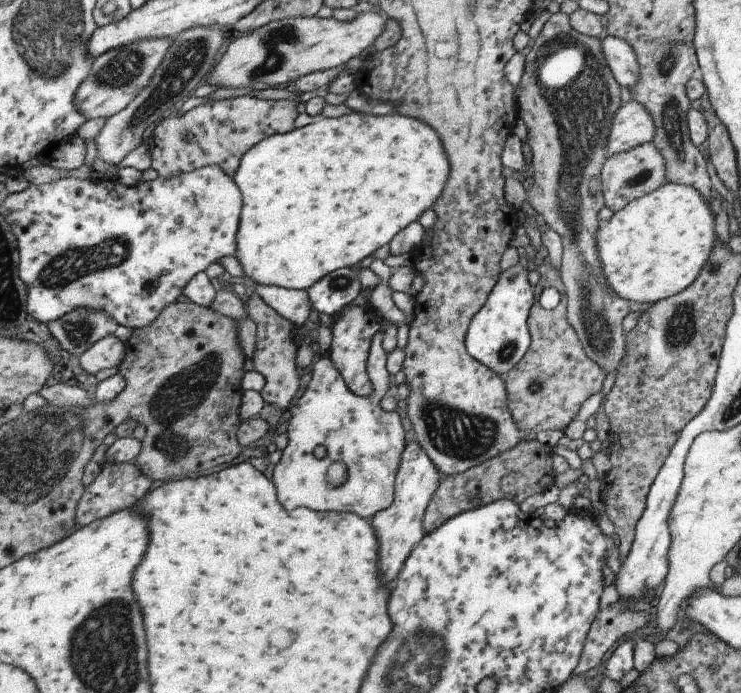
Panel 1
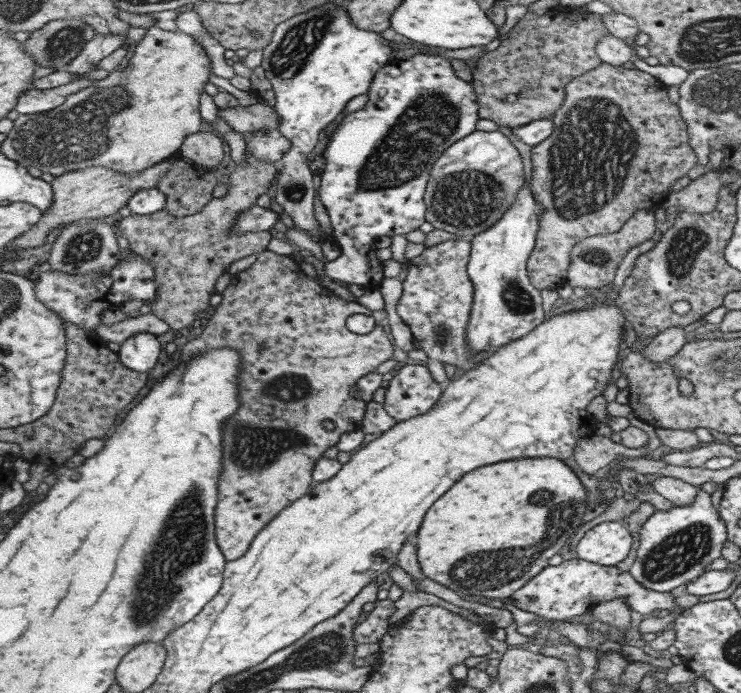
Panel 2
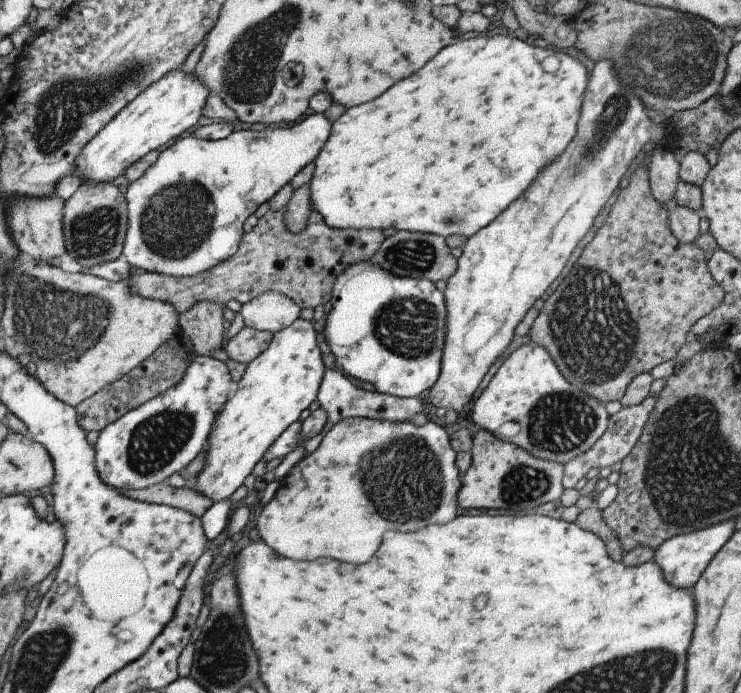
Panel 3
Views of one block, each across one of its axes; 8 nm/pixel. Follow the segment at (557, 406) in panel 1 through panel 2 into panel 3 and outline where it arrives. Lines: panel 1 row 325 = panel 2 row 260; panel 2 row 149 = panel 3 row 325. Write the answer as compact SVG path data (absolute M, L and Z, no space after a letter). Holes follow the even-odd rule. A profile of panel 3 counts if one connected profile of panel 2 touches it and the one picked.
M646 157L637 168L634 168L634 172L627 176L627 187L615 192L615 195L612 197L613 204L609 207L609 213L604 219L603 224L594 232L593 238L586 244L581 255L571 266L571 270L567 272L567 276L561 280L561 284L555 288L555 292L543 302L538 315L533 320L527 333L531 343L535 343L547 351L547 354L553 359L555 366L559 368L559 372L563 374L563 378L571 386L581 390L583 394L591 396L591 398L594 398L602 405L609 401L617 400L619 402L624 394L624 389L627 388L627 384L637 374L649 373L651 368L657 366L657 364L673 359L679 348L688 339L688 333L693 324L697 322L698 318L705 316L713 308L717 308L723 296L723 291L711 278L711 274L707 272L707 263L705 258L703 258L703 252L697 248L696 243L689 242L685 244L685 242L679 242L671 234L671 230L667 226L667 211L651 194L649 181L647 180L647 162L649 160Z

